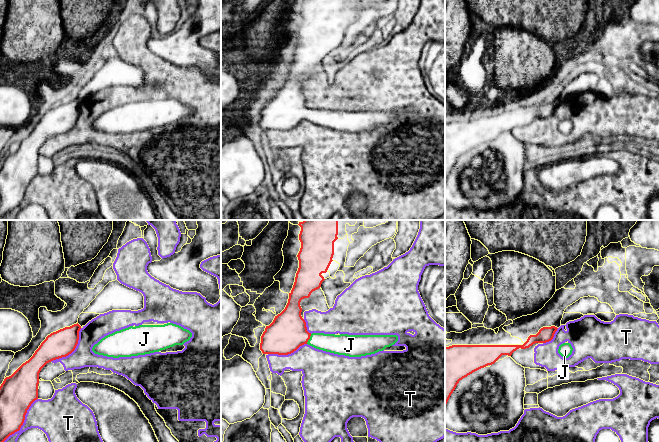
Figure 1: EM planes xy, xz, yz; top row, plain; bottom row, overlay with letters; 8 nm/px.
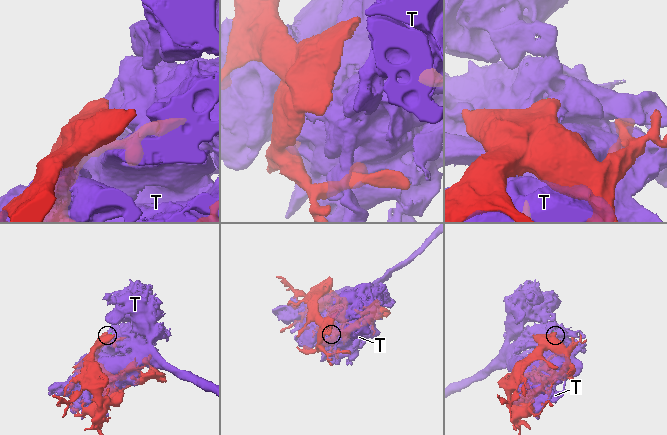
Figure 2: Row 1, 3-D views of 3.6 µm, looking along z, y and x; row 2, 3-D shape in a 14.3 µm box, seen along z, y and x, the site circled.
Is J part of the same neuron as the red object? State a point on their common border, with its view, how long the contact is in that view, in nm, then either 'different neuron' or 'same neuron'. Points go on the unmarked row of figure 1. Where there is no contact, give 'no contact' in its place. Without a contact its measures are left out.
meets red in xz at (309, 114); contact 90 nm long; same neuron

